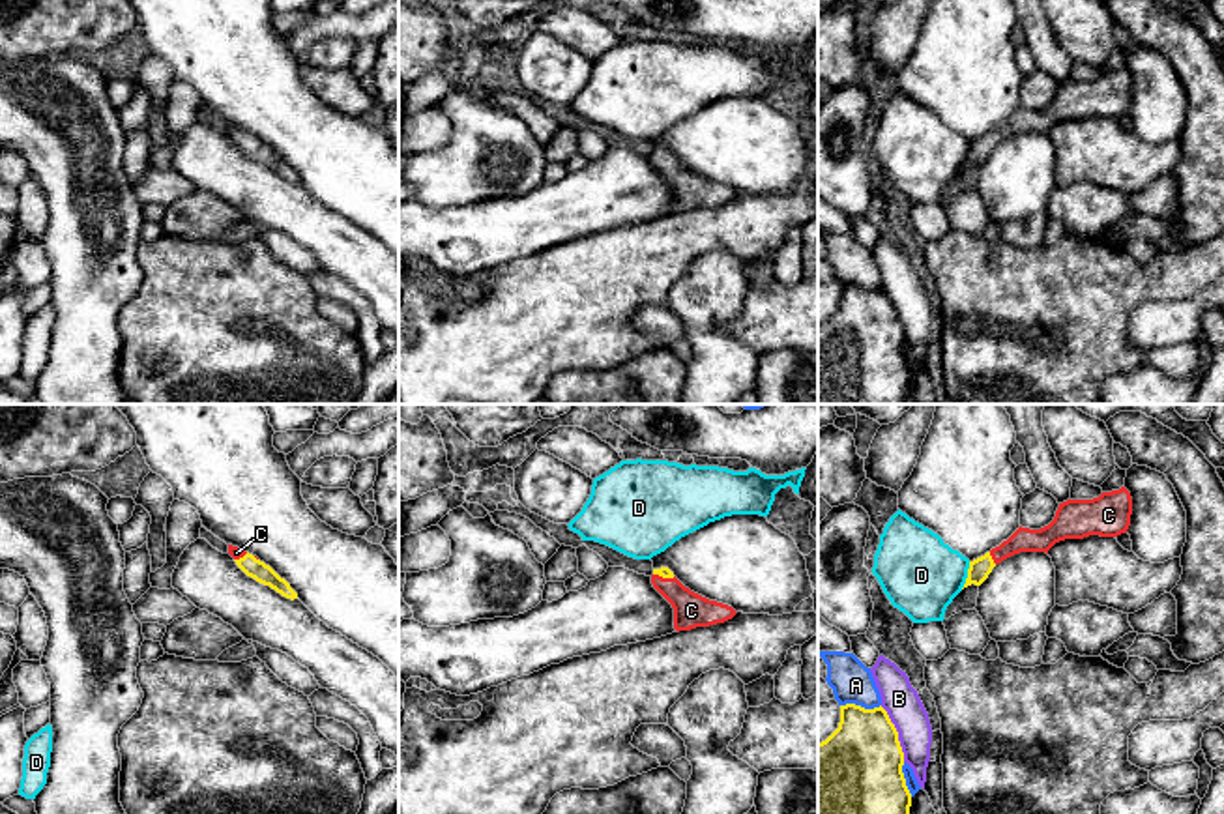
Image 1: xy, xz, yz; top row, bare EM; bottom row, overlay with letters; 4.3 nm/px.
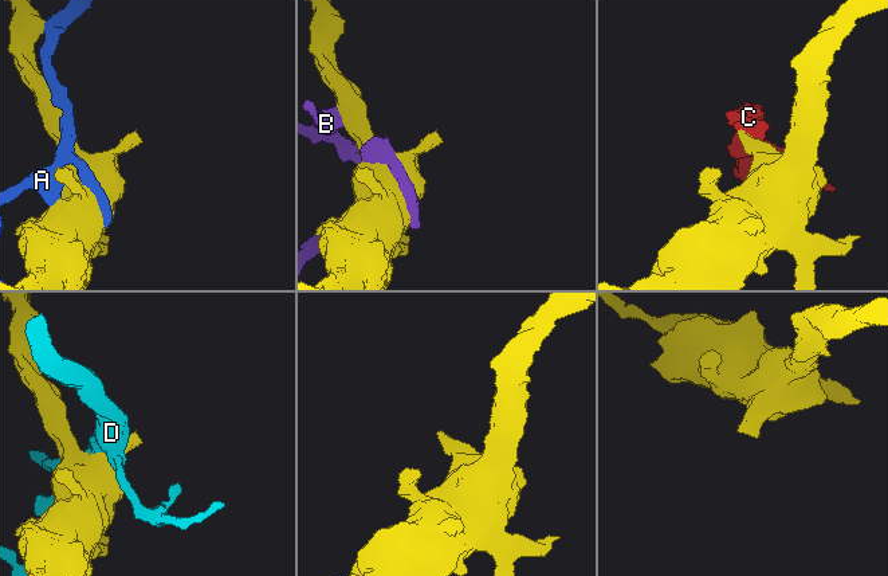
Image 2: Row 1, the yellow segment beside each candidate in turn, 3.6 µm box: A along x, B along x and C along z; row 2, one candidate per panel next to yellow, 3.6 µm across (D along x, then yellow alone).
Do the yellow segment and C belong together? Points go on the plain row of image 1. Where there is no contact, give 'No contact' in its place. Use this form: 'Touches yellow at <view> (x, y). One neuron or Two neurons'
Touches yellow at yz (990, 139). One neuron

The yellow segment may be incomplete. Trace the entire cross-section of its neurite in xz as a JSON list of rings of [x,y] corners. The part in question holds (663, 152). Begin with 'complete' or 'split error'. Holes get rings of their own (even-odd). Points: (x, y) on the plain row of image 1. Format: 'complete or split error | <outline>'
split error | [[[668,148],[653,150],[651,165],[672,185],[678,213],[724,204],[737,195],[732,187],[685,168]]]

